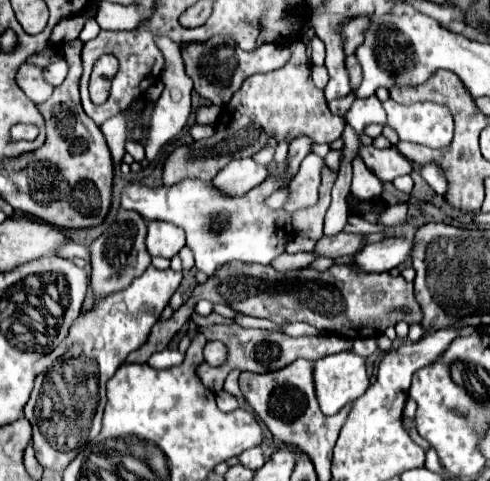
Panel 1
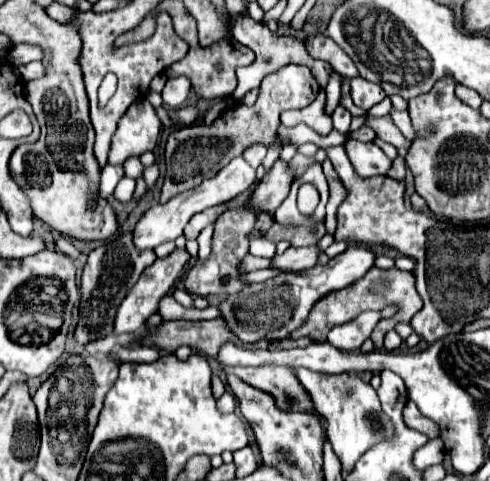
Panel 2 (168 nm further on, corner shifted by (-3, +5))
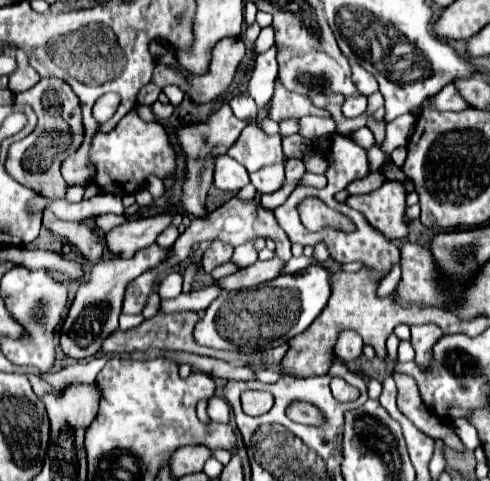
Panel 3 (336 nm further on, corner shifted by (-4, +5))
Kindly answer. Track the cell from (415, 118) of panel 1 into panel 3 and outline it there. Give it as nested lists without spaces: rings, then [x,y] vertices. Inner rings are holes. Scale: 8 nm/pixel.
[[[404,114],[404,116],[398,116],[396,120],[388,122],[386,124],[386,138],[382,142],[382,148],[390,154],[394,148],[406,146],[412,132],[414,132],[414,122],[416,122],[416,118],[412,114]]]

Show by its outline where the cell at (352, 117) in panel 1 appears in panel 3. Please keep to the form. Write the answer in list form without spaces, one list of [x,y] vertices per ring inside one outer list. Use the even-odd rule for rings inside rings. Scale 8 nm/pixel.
[[[352,66],[352,82],[356,84],[356,88],[358,88],[358,94],[362,94],[362,96],[372,96],[374,92],[378,92],[378,82],[376,82],[376,78],[370,74],[370,72],[366,72],[366,70],[362,70],[362,66]]]

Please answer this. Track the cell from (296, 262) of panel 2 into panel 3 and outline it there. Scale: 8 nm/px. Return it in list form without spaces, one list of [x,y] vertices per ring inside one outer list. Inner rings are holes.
[[[274,256],[266,262],[254,262],[252,266],[246,266],[242,270],[238,270],[236,274],[230,274],[222,280],[218,280],[218,284],[224,288],[224,290],[240,290],[240,288],[250,288],[250,286],[256,286],[256,284],[262,284],[262,282],[268,282],[276,276],[280,276],[284,270],[284,262]]]

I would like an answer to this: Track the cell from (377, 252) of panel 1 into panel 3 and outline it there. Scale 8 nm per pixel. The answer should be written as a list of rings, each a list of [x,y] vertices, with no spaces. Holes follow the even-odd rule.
[[[312,264],[296,274],[282,274],[270,282],[242,288],[236,292],[222,292],[208,308],[204,318],[196,324],[194,338],[202,346],[218,350],[238,350],[246,354],[264,348],[280,346],[292,336],[304,332],[312,320],[322,312],[330,298],[330,270]]]

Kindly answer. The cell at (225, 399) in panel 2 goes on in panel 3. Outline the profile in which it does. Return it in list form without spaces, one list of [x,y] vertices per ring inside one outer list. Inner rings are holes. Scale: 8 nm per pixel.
[[[210,398],[210,404],[208,404],[208,416],[214,420],[214,422],[228,422],[230,420],[230,404],[226,398]]]

